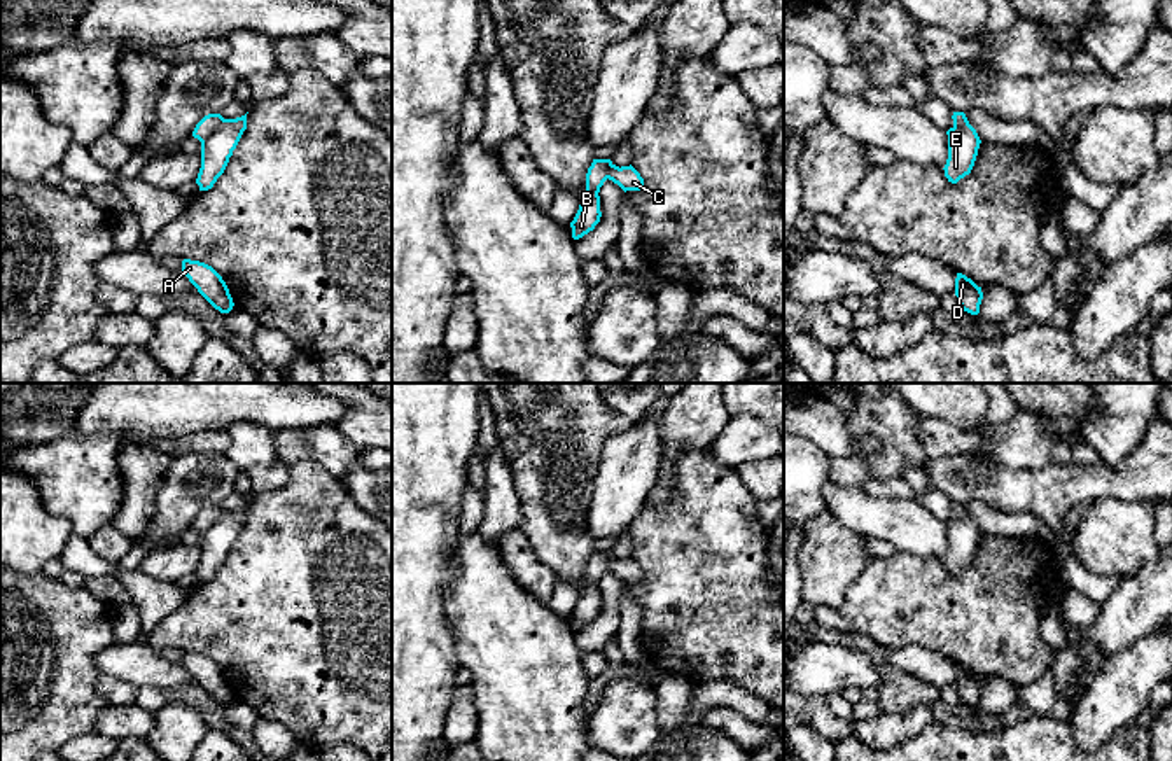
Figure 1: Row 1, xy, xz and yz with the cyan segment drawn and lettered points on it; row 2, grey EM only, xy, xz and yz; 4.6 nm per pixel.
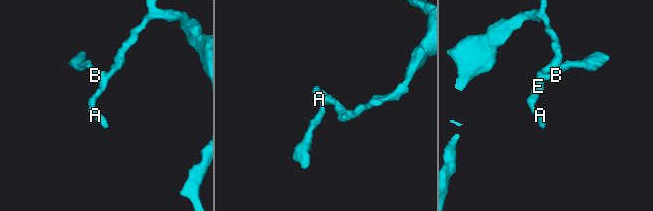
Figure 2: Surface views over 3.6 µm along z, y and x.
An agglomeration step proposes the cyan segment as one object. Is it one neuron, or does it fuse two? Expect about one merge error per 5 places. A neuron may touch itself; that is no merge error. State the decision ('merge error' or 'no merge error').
merge error

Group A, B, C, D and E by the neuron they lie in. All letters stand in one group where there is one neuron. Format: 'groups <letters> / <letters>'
groups A C D E / B

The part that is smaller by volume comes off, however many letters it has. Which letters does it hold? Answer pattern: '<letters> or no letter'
B

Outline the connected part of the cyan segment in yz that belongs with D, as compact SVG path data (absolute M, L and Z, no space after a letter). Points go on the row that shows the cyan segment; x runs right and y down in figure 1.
M957 273L955 278L955 296L959 297L960 310L978 315L983 299L981 287L978 287L971 278Z

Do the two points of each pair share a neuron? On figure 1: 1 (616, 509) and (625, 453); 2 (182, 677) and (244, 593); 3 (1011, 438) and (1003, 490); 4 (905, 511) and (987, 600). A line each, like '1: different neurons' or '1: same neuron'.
1: same neuron
2: different neurons
3: different neurons
4: different neurons

